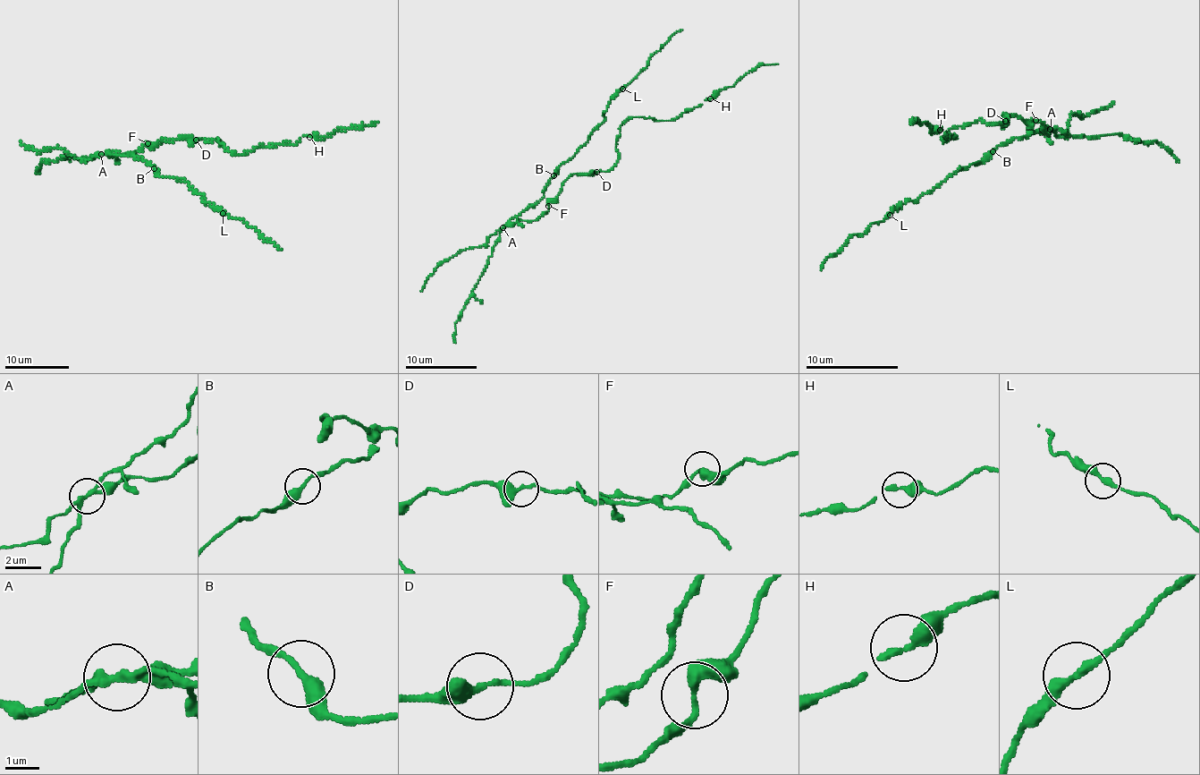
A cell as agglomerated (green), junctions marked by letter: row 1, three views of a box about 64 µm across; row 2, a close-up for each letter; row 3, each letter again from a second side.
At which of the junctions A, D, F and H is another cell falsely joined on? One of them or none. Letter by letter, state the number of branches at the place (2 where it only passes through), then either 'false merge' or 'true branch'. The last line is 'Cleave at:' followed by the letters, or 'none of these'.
A: branches 3; true branch
D: branches 3; true branch
F: branches 2; true branch
H: branches 2; true branch
Cleave at: none of these

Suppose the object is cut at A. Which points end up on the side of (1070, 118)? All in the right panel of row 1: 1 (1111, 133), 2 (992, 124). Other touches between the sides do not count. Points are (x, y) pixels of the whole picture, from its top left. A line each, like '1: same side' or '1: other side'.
1: other side
2: same side

